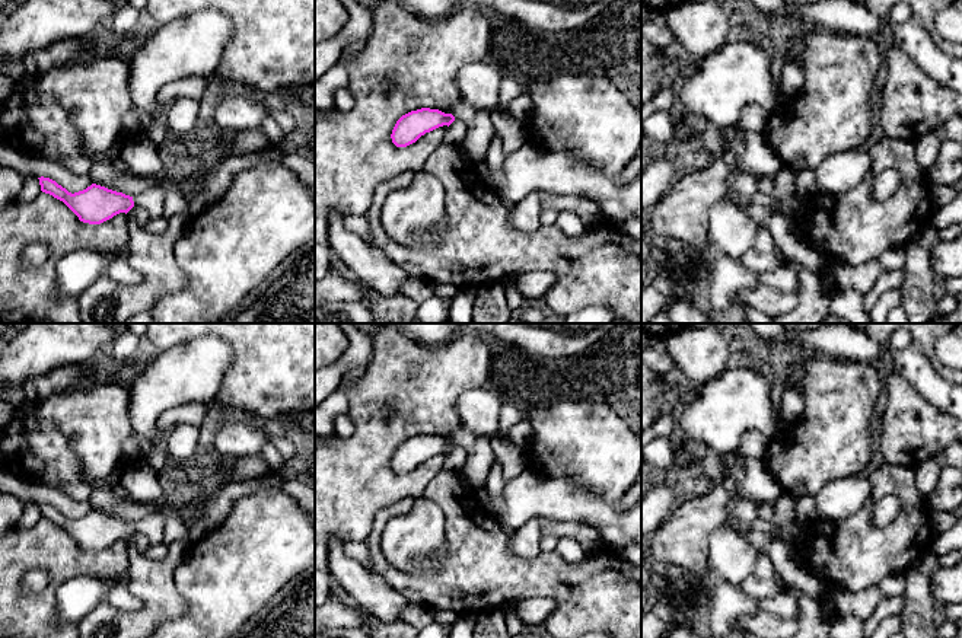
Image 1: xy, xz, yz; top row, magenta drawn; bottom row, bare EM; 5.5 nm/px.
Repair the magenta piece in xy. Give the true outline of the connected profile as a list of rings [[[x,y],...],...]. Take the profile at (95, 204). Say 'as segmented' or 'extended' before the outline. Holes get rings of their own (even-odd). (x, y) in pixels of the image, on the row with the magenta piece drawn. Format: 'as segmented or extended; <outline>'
extended; [[[159,176],[159,182],[144,192],[130,197],[122,192],[92,184],[83,191],[69,192],[50,178],[38,178],[41,191],[63,201],[83,223],[101,224],[120,213],[128,213],[134,205],[144,208],[150,218],[162,217],[165,211],[165,185],[178,182],[173,178]]]

